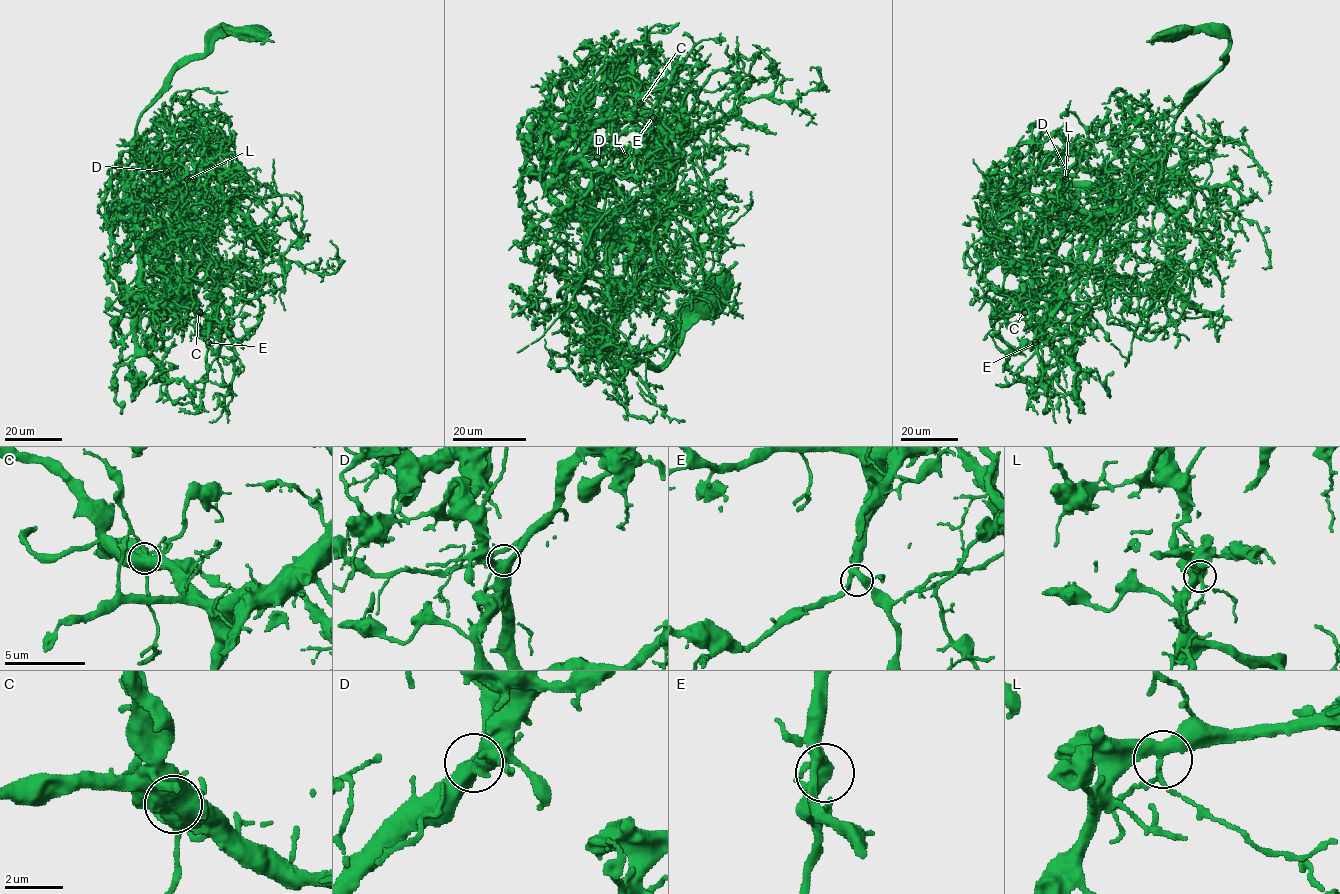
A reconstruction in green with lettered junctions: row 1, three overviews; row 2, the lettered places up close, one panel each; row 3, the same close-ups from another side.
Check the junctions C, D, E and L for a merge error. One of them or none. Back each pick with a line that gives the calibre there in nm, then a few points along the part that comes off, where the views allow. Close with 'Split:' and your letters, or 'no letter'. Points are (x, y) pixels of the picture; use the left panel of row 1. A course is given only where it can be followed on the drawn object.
C: 700 nm | (198, 312), (123, 289), (132, 315), (174, 320), (157, 340), (178, 189), (198, 164), (213, 159), (226, 212)
Split: C

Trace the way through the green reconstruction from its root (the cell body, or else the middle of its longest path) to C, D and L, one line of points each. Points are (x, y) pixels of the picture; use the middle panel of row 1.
C: (708, 298), (656, 370), (618, 362), (558, 294), (605, 258), (614, 213), (664, 179), (662, 140), (640, 103)
D: (708, 298), (656, 370), (618, 362), (558, 294), (561, 216), (593, 185), (578, 161), (597, 157)
L: (708, 298), (656, 370), (618, 362), (558, 294), (561, 216), (625, 155)

